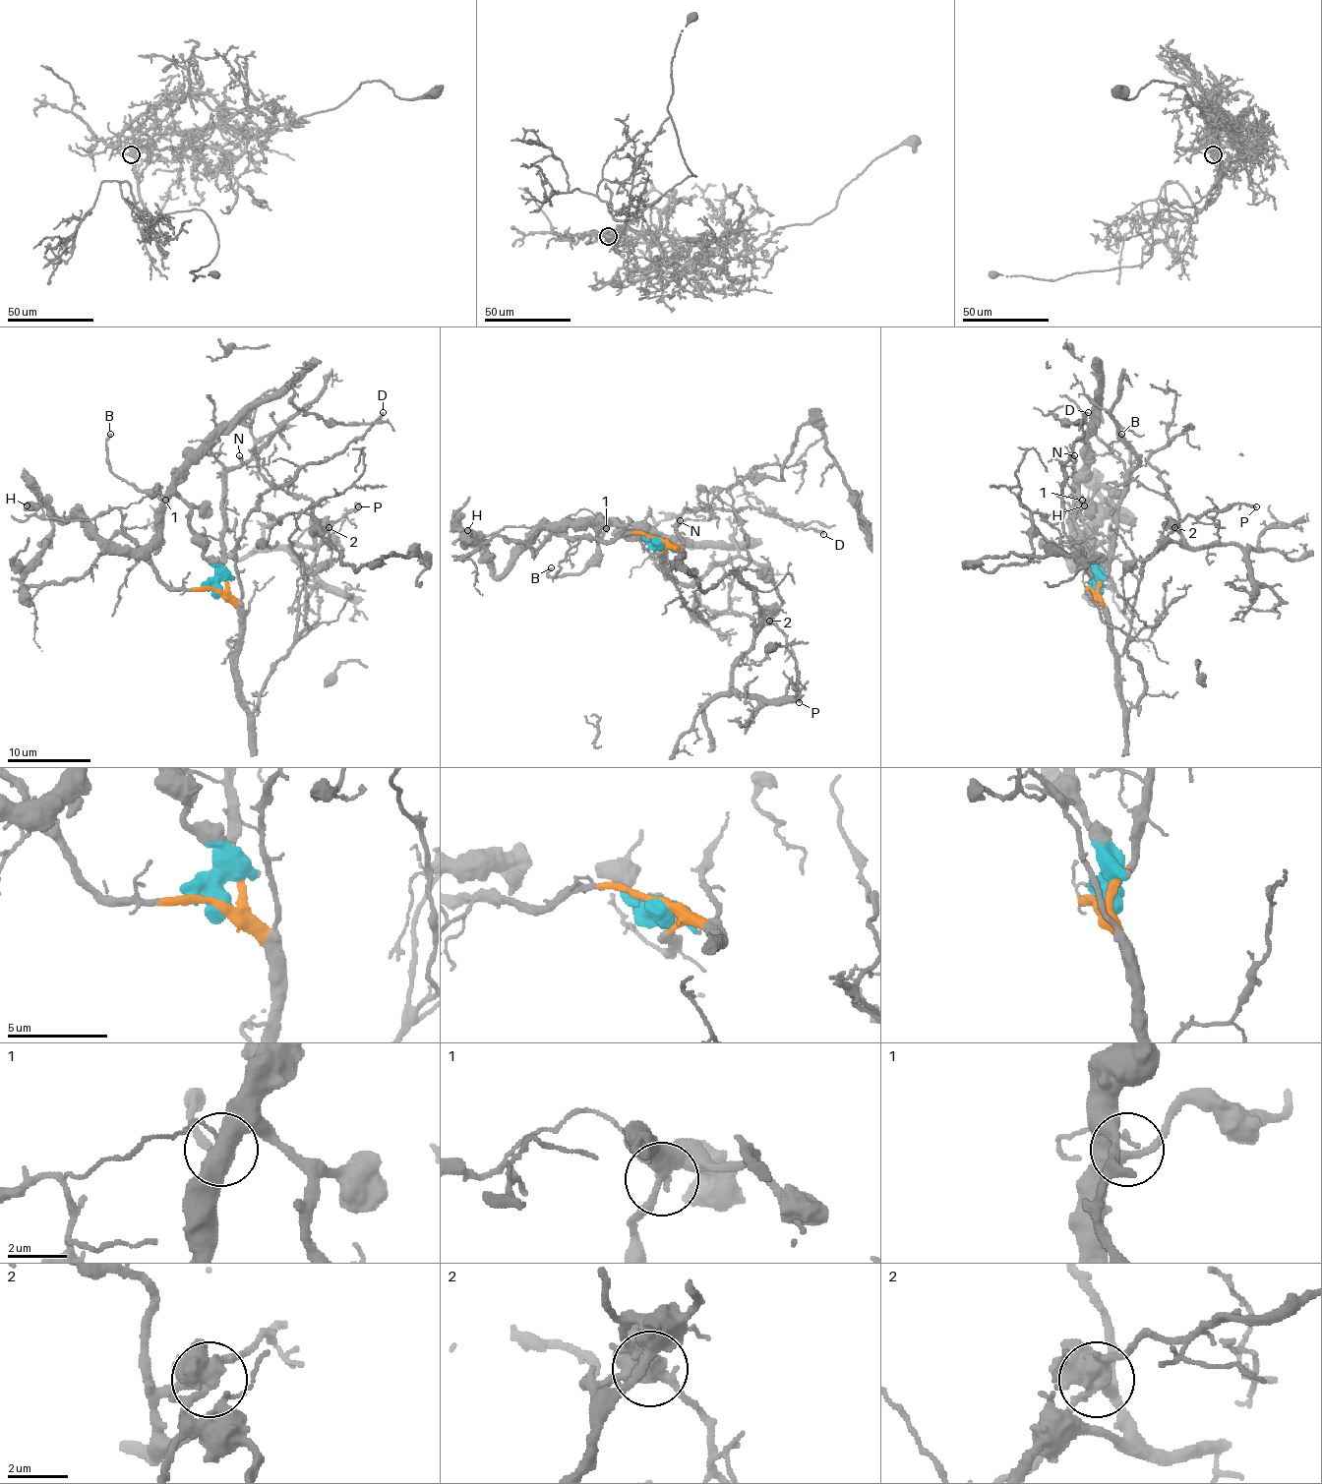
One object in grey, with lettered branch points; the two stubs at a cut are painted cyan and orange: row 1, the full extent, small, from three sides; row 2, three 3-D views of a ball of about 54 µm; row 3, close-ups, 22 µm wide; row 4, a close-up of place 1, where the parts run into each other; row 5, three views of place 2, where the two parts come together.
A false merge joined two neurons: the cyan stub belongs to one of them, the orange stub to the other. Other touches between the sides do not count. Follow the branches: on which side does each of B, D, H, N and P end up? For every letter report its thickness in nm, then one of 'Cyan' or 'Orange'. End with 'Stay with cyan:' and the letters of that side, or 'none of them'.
B: Thickness 220 nm. Cyan
D: Thickness 190 nm. Orange
H: Thickness 550 nm. Cyan
N: Thickness 150 nm. Orange
P: Thickness 160 nm. Orange
Stay with cyan: B, H

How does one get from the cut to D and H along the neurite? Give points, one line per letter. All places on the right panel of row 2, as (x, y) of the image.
D: (1093, 590), (1101, 599), (1087, 559), (1063, 529), (1061, 496), (1061, 464), (1082, 435), (1089, 412)
H: (1095, 590), (1095, 563), (1074, 525), (1078, 496), (1078, 549), (1106, 519), (1128, 519), (1106, 504), (1084, 506)

